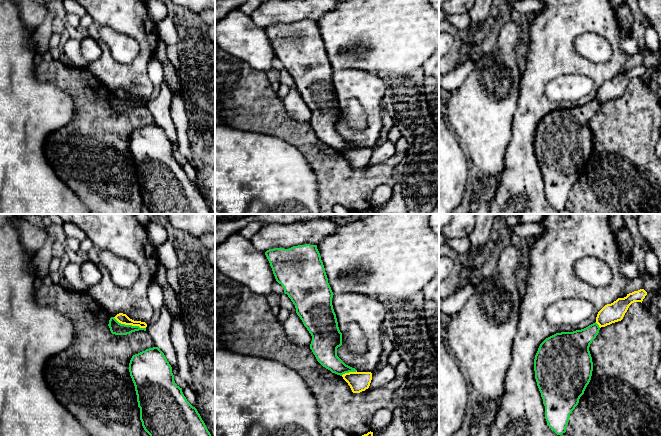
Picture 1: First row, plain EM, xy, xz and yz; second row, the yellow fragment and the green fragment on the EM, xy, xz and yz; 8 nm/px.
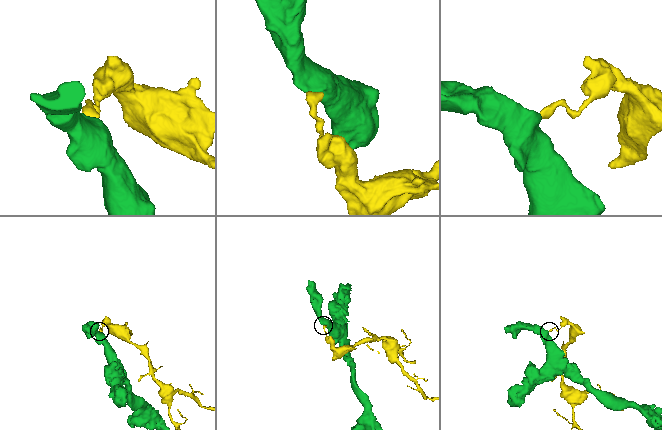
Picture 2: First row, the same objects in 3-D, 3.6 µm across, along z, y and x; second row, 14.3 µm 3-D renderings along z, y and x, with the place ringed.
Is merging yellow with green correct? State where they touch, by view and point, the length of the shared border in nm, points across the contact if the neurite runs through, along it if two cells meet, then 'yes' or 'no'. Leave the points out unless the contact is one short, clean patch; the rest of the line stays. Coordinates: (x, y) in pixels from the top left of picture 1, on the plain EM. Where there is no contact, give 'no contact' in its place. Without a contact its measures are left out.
xy (129, 100) | 280 nm | along xy (113, 93), (121, 99), (138, 101), (145, 104) | no

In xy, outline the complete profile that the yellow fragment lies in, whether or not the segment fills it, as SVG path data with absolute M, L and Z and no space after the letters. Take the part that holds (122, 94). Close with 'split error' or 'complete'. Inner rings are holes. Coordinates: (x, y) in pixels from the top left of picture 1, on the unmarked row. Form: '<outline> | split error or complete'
M119 89L114 93L119 99L125 101L139 102L140 104L146 104L147 100L141 97L134 97L130 95L126 90Z | complete

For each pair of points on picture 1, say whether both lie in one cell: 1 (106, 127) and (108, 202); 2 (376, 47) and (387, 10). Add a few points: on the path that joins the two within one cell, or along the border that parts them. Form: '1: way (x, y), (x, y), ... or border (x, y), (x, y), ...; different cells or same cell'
1: way (106, 146), (106, 180), (108, 183); same cell
2: way (376, 38), (387, 27), (387, 19); same cell

